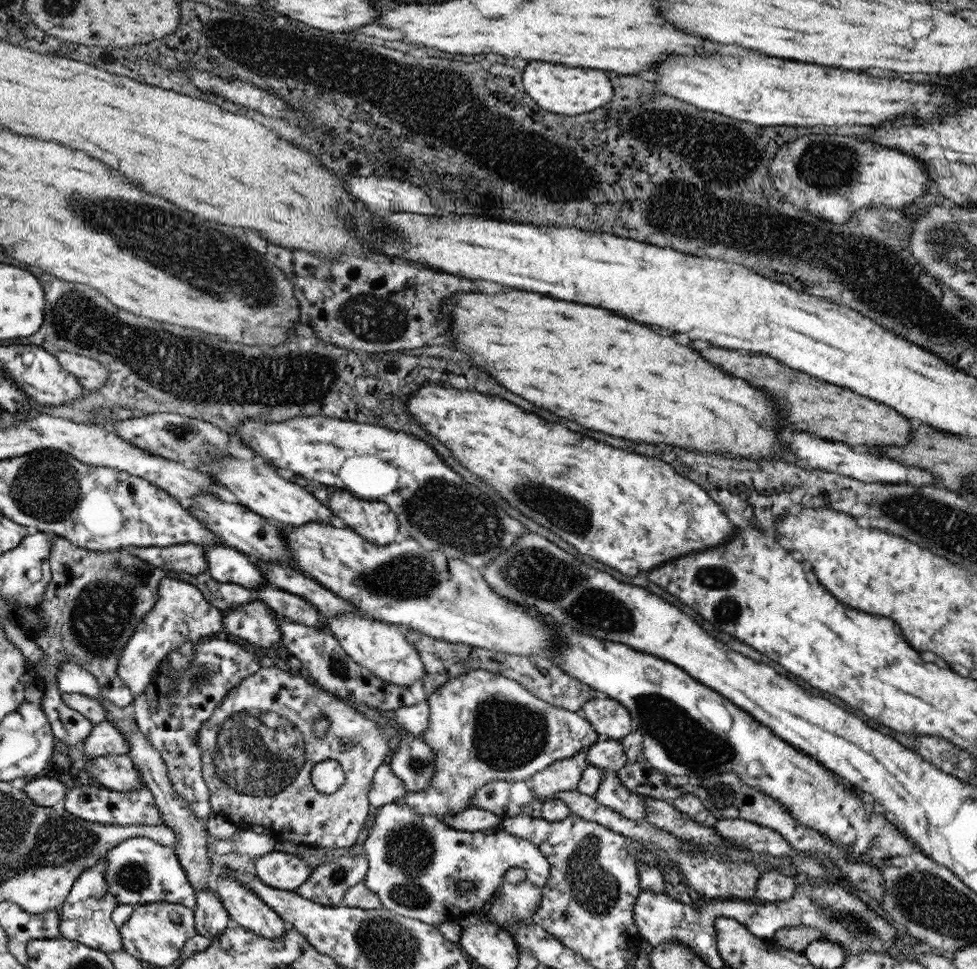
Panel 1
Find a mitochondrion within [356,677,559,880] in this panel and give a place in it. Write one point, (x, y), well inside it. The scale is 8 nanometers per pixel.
(507, 734)

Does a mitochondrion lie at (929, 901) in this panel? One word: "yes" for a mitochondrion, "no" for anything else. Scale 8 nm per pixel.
yes

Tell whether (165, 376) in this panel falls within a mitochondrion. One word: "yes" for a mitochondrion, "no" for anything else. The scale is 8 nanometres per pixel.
yes

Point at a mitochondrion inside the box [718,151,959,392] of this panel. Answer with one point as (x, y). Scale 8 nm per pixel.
(845, 250)

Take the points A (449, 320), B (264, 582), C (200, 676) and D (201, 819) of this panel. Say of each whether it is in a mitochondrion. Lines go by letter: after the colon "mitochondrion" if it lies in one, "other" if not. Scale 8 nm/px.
A: other
B: other
C: mitochondrion
D: other

